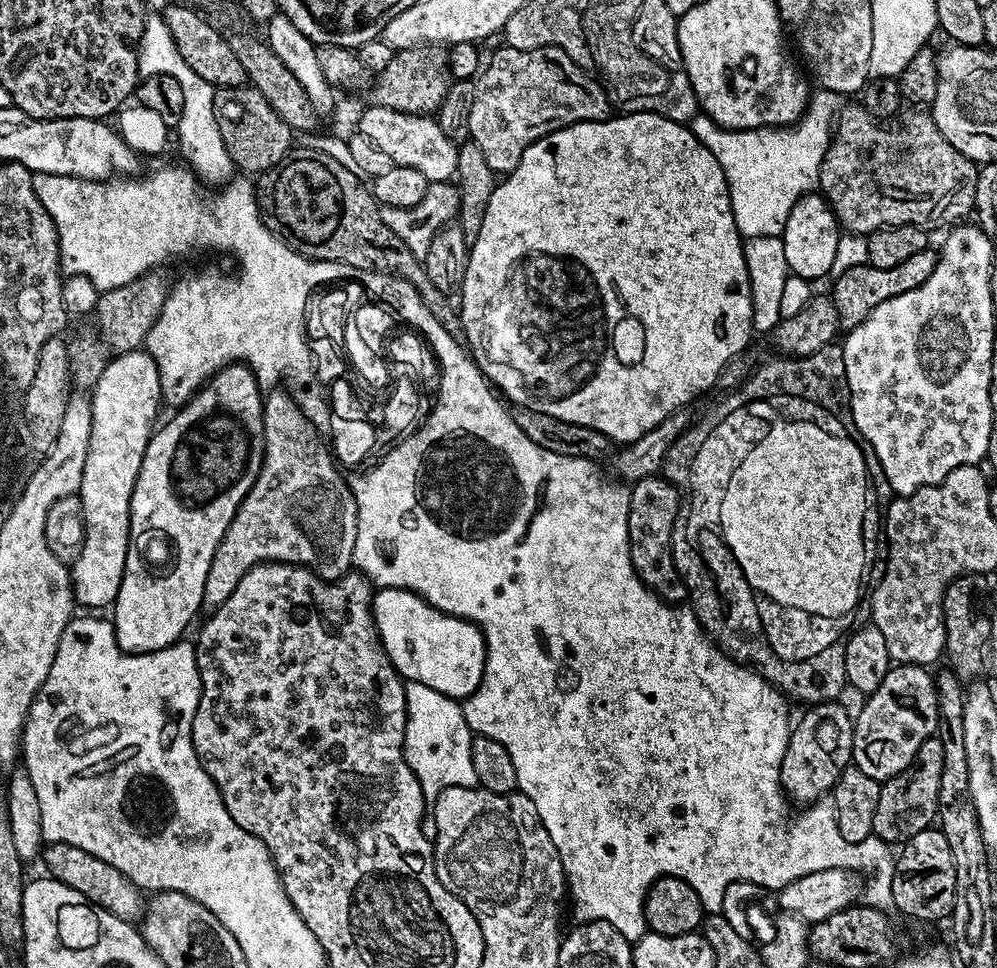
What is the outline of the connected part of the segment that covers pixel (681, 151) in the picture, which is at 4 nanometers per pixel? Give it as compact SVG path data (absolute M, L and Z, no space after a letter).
M636 110L631 114L616 114L620 116L613 115L606 120L568 124L565 128L559 128L557 132L549 132L547 136L538 138L523 149L519 153L512 171L507 173L489 194L489 202L486 206L485 217L482 218L481 230L478 231L477 242L474 243L466 257L464 281L458 293L458 311L460 321L464 327L464 340L466 341L467 351L472 359L476 361L476 365L480 367L480 371L484 373L484 379L489 384L499 389L505 397L508 395L513 400L513 405L529 408L532 412L550 414L554 418L565 420L571 424L590 426L594 430L598 430L609 441L617 440L617 445L620 446L632 444L638 438L642 438L647 432L654 430L654 426L658 426L666 417L688 406L688 403L695 396L702 395L712 383L715 385L720 379L721 372L729 362L741 355L740 351L747 346L748 339L751 338L752 331L754 331L752 322L752 283L748 281L748 267L744 257L744 240L738 226L735 224L734 214L731 210L731 196L728 193L726 178L720 174L718 159L714 158L714 154L710 152L707 146L703 145L691 129L681 121L660 116L653 110L640 111Z

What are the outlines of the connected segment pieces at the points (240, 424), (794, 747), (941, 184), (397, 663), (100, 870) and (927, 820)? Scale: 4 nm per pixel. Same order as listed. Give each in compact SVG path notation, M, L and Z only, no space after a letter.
M233 362L227 364L221 372L211 376L203 389L196 393L187 404L179 409L180 412L173 420L168 420L164 425L152 433L152 439L146 446L146 454L142 458L140 473L134 486L132 495L132 517L130 518L130 530L128 531L128 553L126 554L126 566L124 567L124 577L122 586L116 595L114 605L114 623L116 626L116 644L124 652L157 652L166 646L177 643L180 636L188 628L188 623L196 616L196 611L200 608L200 603L204 600L204 588L209 587L208 575L210 574L210 562L238 510L238 506L244 501L244 495L254 486L258 478L258 470L264 461L264 396L256 375L249 370L247 364Z
M829 702L826 704L814 704L811 705L807 709L808 713L805 714L804 717L801 718L800 721L795 721L794 727L791 729L790 735L788 737L788 745L786 746L786 754L782 758L782 762L780 763L780 786L784 789L789 801L795 802L796 800L800 803L800 806L807 806L821 798L827 797L829 793L835 789L836 783L838 782L838 778L842 774L842 770L849 765L852 764L852 726L854 723L853 717L848 716L848 712L846 709L840 705L840 702Z
M852 102L845 103L839 115L834 121L834 131L829 142L829 148L826 150L825 160L821 164L819 191L828 202L829 208L836 216L836 223L845 233L848 234L867 234L877 232L882 227L898 226L899 224L915 224L924 222L931 212L936 212L940 208L940 204L948 204L960 192L960 187L964 184L964 179L968 175L971 177L974 172L974 165L971 160L967 160L958 150L954 150L954 146L950 146L950 142L946 142L946 138L942 138L942 130L938 130L938 126L933 122L931 115L924 110L908 110L912 112L901 111L899 114L893 115L891 118L881 118L874 112L870 112L863 103Z
M381 588L372 597L372 621L376 624L376 633L380 635L380 645L383 646L384 653L405 681L422 683L423 686L459 702L478 690L484 677L488 645L484 643L484 634L479 626L471 620L446 614L434 605L427 604L418 593L405 588Z
M49 843L43 849L42 861L49 868L51 879L70 886L70 890L78 890L78 894L86 897L94 906L114 914L129 922L136 922L143 917L146 907L146 896L136 887L135 880L126 878L110 862L102 862L102 858L94 858L94 854L86 854L86 850L78 850L78 846Z
M939 738L922 742L912 765L902 774L881 783L878 810L874 810L872 835L880 840L903 842L914 838L914 834L933 827L940 806L938 790L942 786L943 765L944 747Z

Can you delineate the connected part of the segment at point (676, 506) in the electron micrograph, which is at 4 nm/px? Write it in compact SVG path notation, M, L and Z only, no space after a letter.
M657 474L647 476L644 480L635 481L631 485L630 491L630 514L628 515L628 542L632 546L632 554L636 565L636 573L640 575L644 583L653 590L661 590L660 588L672 588L676 584L676 576L672 572L660 572L660 568L656 563L664 556L664 551L668 548L668 543L672 540L672 531L677 531L678 517L680 514L680 505L682 496L676 493L676 488L668 480L663 480L663 475Z

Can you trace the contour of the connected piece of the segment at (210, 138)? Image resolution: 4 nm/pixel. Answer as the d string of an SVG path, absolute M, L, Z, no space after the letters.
M149 15L144 21L144 33L137 45L139 54L139 72L142 78L157 76L158 74L170 74L178 80L183 94L182 118L176 125L176 131L180 138L180 150L197 174L210 184L222 184L228 181L236 167L225 150L225 144L221 138L221 128L218 111L214 108L215 87L204 81L192 68L184 62L175 42L172 40L172 32L163 15Z

